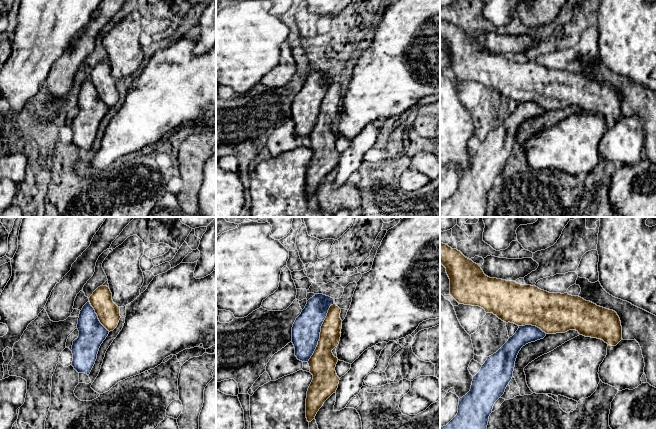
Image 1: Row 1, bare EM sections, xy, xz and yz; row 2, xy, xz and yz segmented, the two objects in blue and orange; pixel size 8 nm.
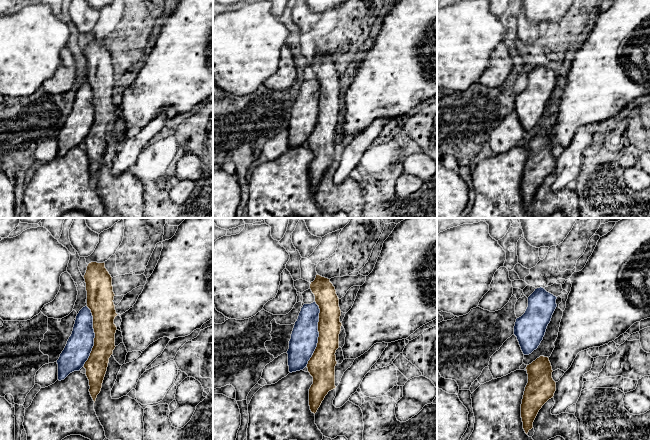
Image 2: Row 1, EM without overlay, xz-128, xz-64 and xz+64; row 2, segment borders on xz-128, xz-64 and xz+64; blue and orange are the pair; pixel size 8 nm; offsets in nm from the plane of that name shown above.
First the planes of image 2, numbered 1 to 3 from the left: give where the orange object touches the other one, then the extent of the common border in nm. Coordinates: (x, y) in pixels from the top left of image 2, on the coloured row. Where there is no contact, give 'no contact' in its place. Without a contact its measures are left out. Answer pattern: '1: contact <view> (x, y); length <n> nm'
1: contact xz-128 (94, 336); length 480 nm
2: contact xz-64 (318, 333); length 550 nm
3: no contact

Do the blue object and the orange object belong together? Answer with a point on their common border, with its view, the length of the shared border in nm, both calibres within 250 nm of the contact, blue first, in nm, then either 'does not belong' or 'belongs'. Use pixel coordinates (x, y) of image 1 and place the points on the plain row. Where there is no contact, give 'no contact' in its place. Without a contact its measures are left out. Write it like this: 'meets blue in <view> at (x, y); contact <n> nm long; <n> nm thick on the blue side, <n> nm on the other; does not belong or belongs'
meets blue in xz at (320, 106); contact 550 nm long; 220 nm thick on the blue side, 200 nm on the other; does not belong

